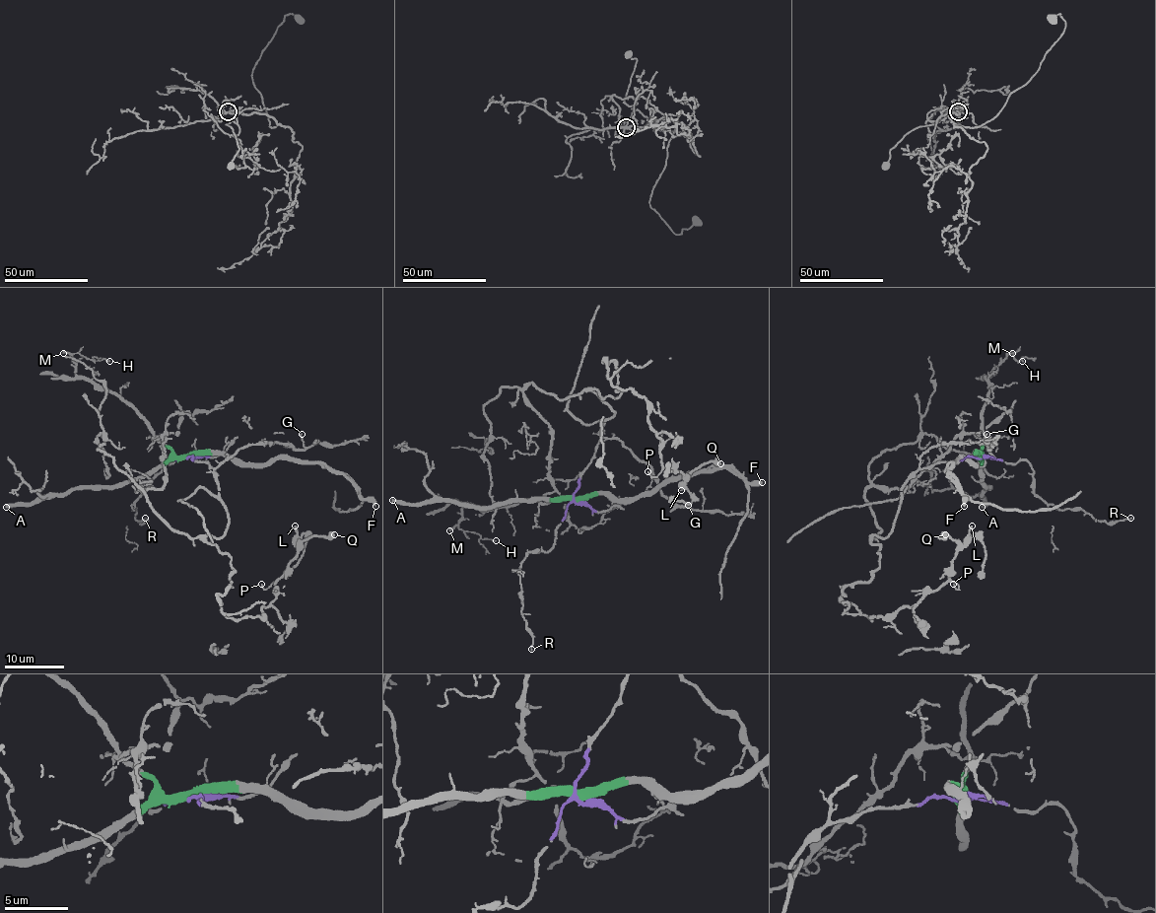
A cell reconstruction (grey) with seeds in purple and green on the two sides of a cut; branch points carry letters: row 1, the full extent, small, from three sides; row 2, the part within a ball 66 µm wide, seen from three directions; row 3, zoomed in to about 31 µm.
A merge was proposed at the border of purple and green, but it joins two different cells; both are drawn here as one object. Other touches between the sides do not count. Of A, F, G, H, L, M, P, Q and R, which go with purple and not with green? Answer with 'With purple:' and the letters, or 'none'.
With purple: G, L, P, Q, R

